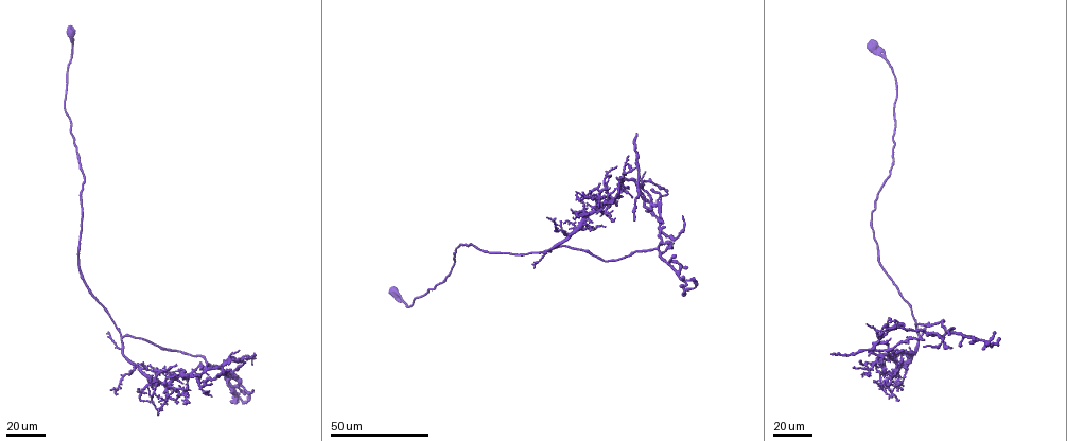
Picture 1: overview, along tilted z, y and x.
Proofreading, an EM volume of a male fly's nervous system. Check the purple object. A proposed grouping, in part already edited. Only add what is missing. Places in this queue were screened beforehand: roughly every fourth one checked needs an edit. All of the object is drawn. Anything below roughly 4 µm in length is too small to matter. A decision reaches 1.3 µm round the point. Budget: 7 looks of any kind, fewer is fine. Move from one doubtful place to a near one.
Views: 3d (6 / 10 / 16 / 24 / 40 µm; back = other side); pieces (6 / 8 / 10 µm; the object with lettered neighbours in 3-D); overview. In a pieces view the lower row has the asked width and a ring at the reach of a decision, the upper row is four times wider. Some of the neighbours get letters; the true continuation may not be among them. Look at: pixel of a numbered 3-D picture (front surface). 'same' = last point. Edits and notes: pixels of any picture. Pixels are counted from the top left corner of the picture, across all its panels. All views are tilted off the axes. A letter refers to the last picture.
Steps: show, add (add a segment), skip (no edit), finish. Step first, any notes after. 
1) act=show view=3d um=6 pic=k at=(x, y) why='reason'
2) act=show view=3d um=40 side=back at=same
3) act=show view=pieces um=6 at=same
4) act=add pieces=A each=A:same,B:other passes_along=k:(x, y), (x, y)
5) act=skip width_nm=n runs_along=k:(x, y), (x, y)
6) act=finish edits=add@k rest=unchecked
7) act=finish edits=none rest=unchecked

act=show view=3d um=24 pic=1 at=(236, 381) why='an open end'

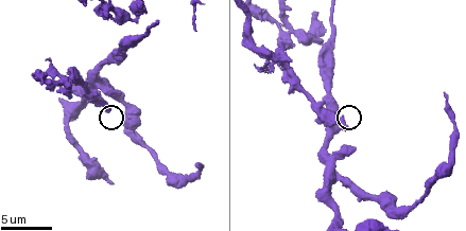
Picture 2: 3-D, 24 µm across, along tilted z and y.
act=show view=pieces um=10 pic=2 at=(346, 127)

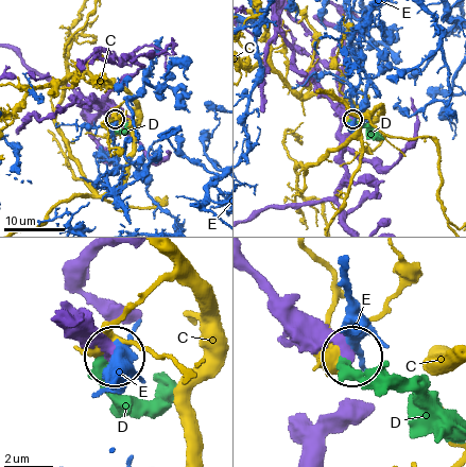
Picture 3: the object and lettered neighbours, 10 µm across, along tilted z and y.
act=add pieces=D each=C:other,D:same,E:other found='the neuron continues'

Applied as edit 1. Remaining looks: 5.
act=show view=overview

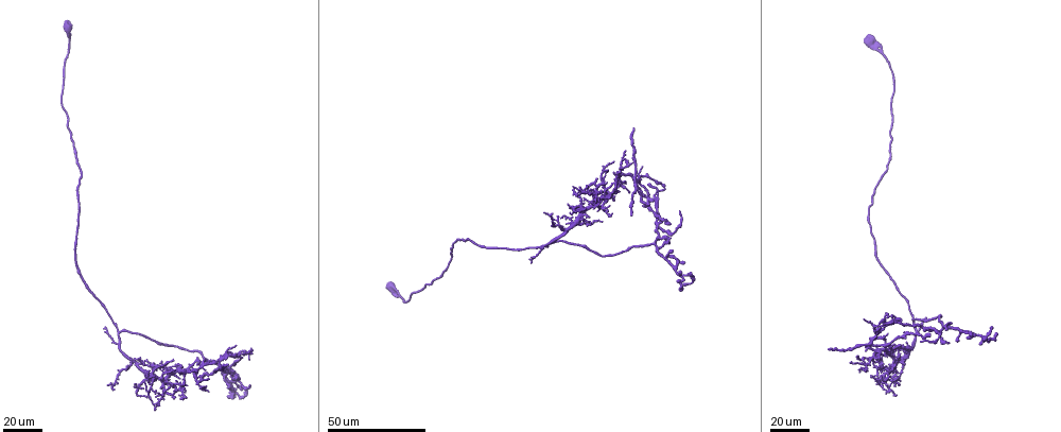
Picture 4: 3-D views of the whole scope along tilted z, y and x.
act=show view=3d um=40 pic=4 at=(630, 215) why='end of a long branch'

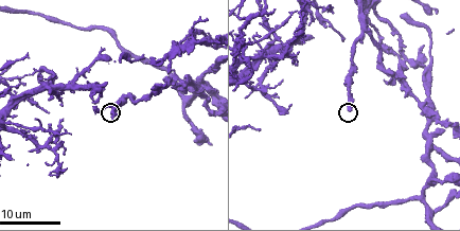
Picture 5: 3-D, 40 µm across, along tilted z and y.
act=show view=pieces um=10 pic=5 at=(352, 108)

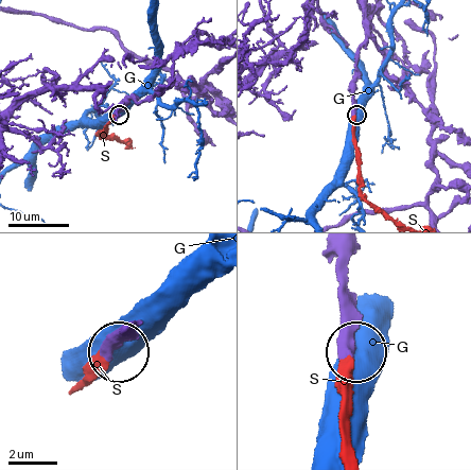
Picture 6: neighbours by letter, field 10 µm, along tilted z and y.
act=add pieces=S each=G:other,S:same passes_along=6:(350, 301), (344, 388), (348, 451) found='it goes on there'

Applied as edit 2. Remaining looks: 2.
act=show view=3d um=40 pic=4 at=(128, 365) why='free end'

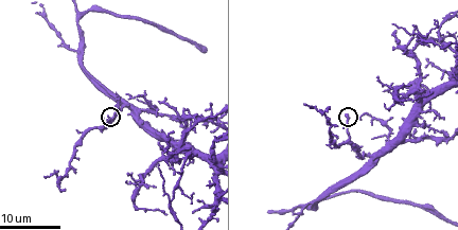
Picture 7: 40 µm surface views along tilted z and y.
act=show view=pieces um=10 pic=7 at=(108, 118)

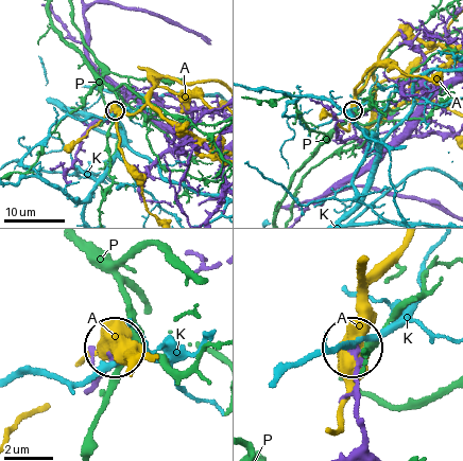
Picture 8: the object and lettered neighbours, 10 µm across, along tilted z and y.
act=skip each=A:other,K:other,P:other found='none of them fits'

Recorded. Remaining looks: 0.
act=finish edits=add@3,add@6 rest=unchecked

